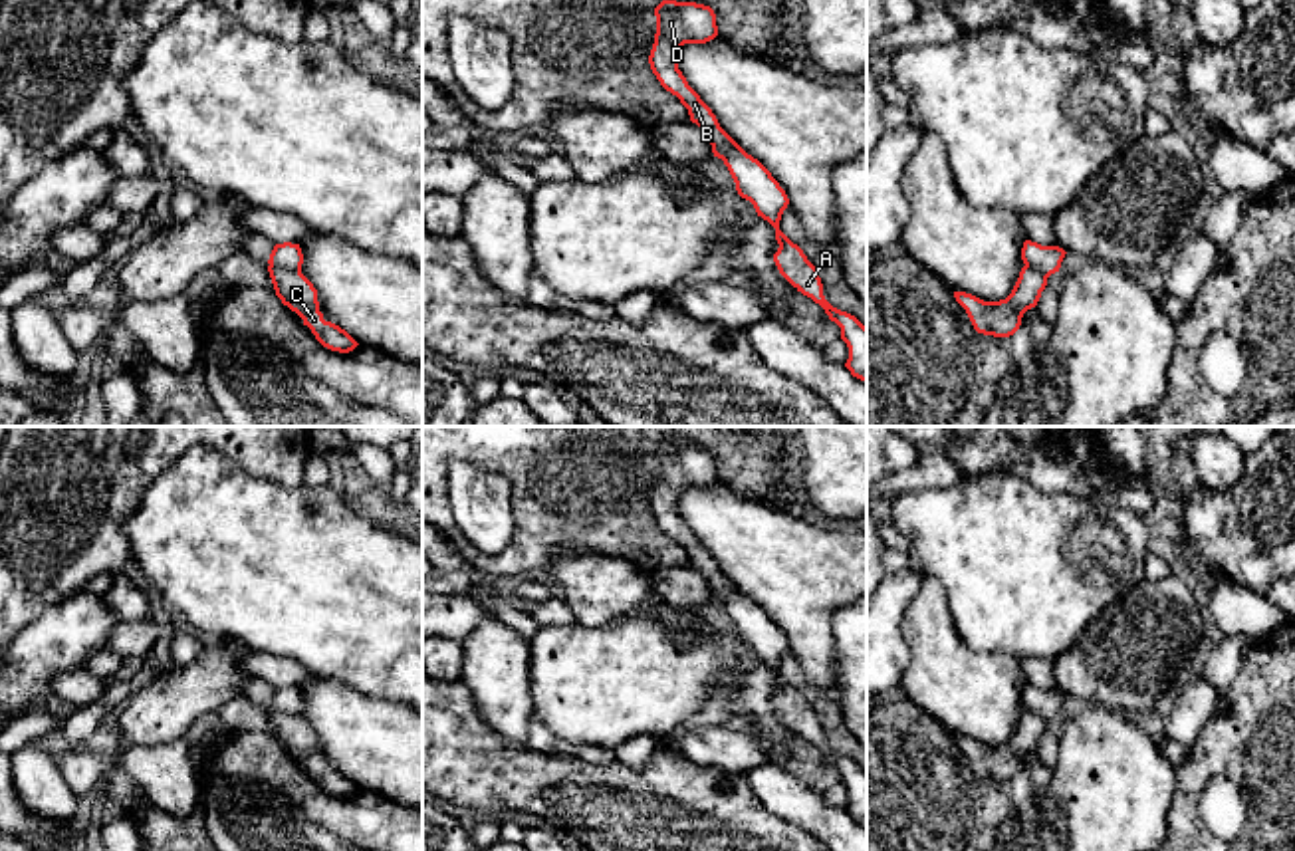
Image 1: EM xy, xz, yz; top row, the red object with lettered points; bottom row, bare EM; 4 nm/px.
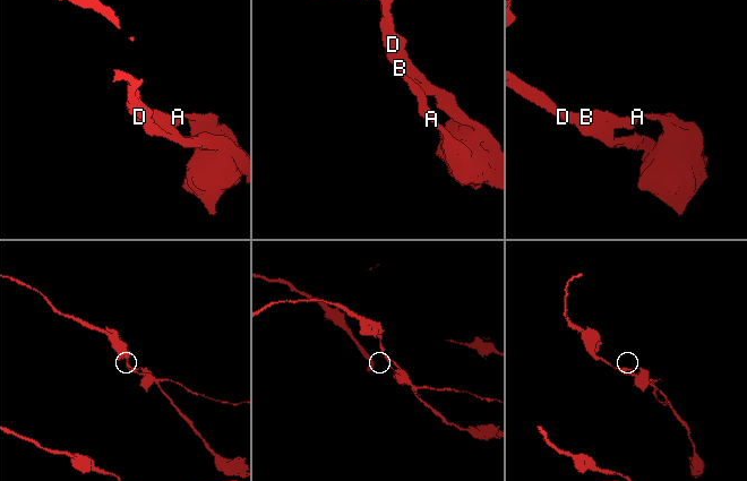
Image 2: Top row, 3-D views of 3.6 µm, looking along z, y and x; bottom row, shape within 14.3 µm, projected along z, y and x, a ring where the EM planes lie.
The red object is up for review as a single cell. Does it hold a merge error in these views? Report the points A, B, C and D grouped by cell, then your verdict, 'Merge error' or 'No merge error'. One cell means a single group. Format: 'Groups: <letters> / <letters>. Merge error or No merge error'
Groups: A / B C D. Merge error

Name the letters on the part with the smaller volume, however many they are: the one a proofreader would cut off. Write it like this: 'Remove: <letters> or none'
Remove: A

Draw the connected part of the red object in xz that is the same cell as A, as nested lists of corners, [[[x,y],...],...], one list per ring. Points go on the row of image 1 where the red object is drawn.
[[[734,149],[722,161],[736,182],[738,194],[750,200],[758,216],[775,228],[779,248],[773,254],[773,262],[779,274],[797,292],[819,304],[829,319],[841,327],[841,339],[849,347],[845,367],[853,377],[867,383],[867,327],[855,315],[833,307],[825,300],[817,268],[807,260],[803,250],[779,230],[781,214],[789,204],[785,190],[771,177],[771,173],[744,149]]]

